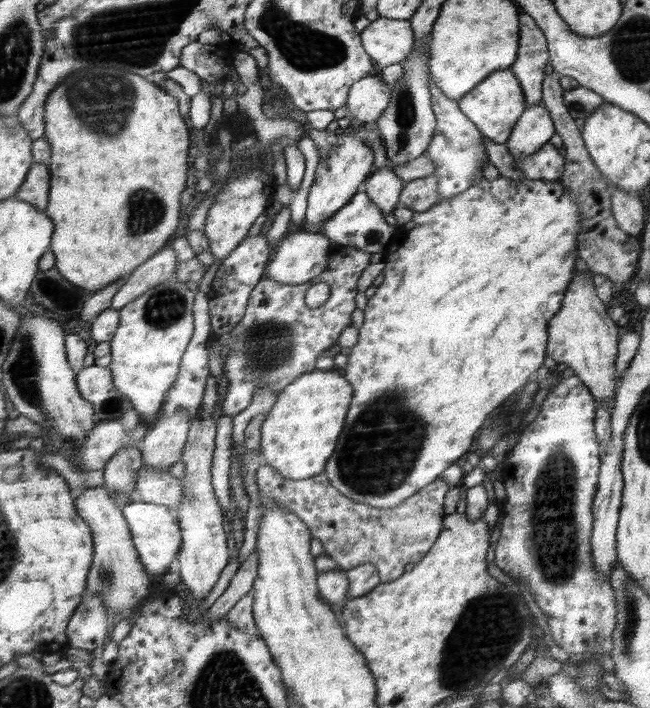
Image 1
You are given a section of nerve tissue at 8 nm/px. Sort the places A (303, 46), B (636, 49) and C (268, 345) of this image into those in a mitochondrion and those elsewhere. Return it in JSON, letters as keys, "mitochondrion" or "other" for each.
{"A":"mitochondrion","B":"mitochondrion","C":"mitochondrion"}

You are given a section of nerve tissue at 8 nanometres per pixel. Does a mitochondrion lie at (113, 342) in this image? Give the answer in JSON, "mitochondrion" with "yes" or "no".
{"mitochondrion":"no"}

